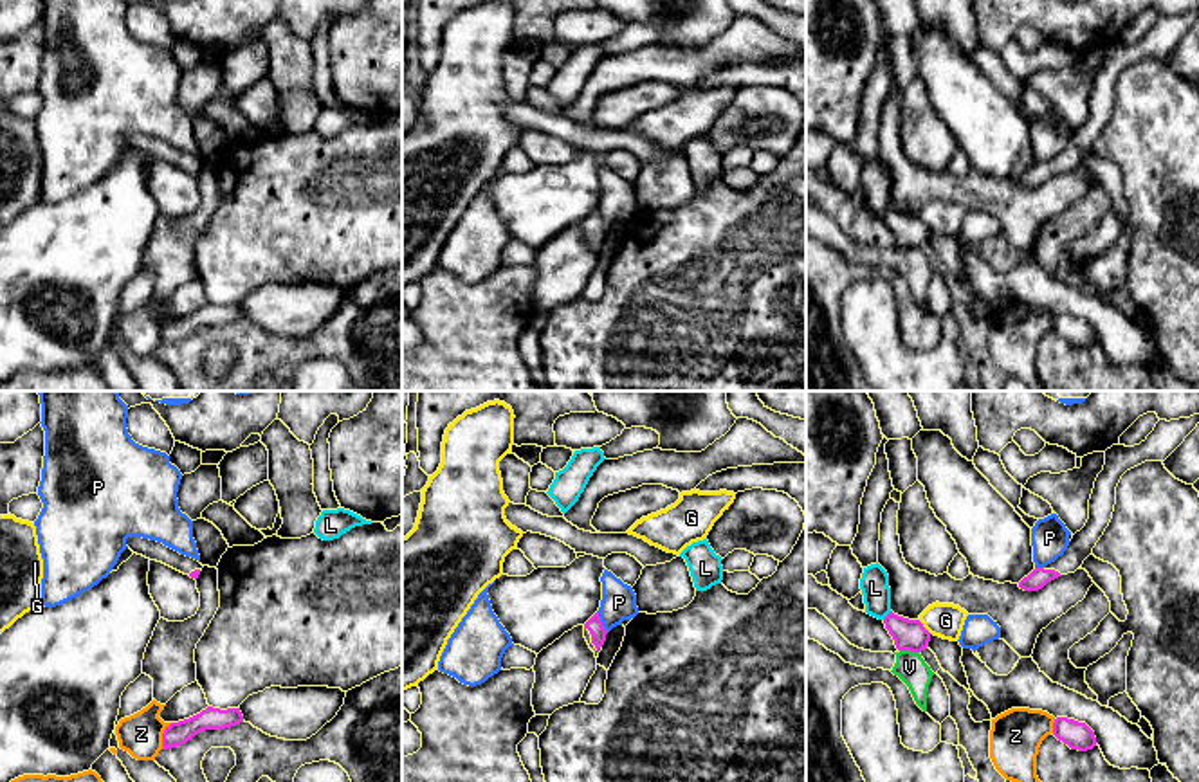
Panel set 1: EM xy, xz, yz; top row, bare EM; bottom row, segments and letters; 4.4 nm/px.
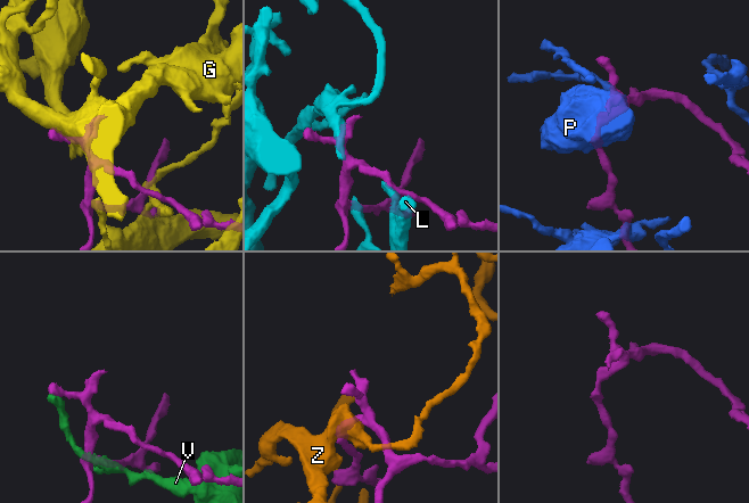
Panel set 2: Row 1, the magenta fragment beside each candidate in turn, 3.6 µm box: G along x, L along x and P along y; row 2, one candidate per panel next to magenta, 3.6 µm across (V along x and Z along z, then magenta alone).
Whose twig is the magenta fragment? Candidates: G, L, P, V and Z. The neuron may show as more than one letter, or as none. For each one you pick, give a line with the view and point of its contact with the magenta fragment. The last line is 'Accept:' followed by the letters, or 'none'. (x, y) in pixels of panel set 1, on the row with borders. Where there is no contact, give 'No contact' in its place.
Accept: none

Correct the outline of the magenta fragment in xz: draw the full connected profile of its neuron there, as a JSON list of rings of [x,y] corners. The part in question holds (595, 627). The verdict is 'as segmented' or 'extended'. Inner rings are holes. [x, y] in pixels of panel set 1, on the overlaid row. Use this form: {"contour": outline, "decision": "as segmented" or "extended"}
{"contour": [[[595,613],[586,623],[584,623],[584,638],[590,645],[590,649],[595,652],[595,658],[599,658],[599,652],[602,650],[602,645],[606,641],[606,629],[600,622],[599,613]]], "decision": "extended"}

